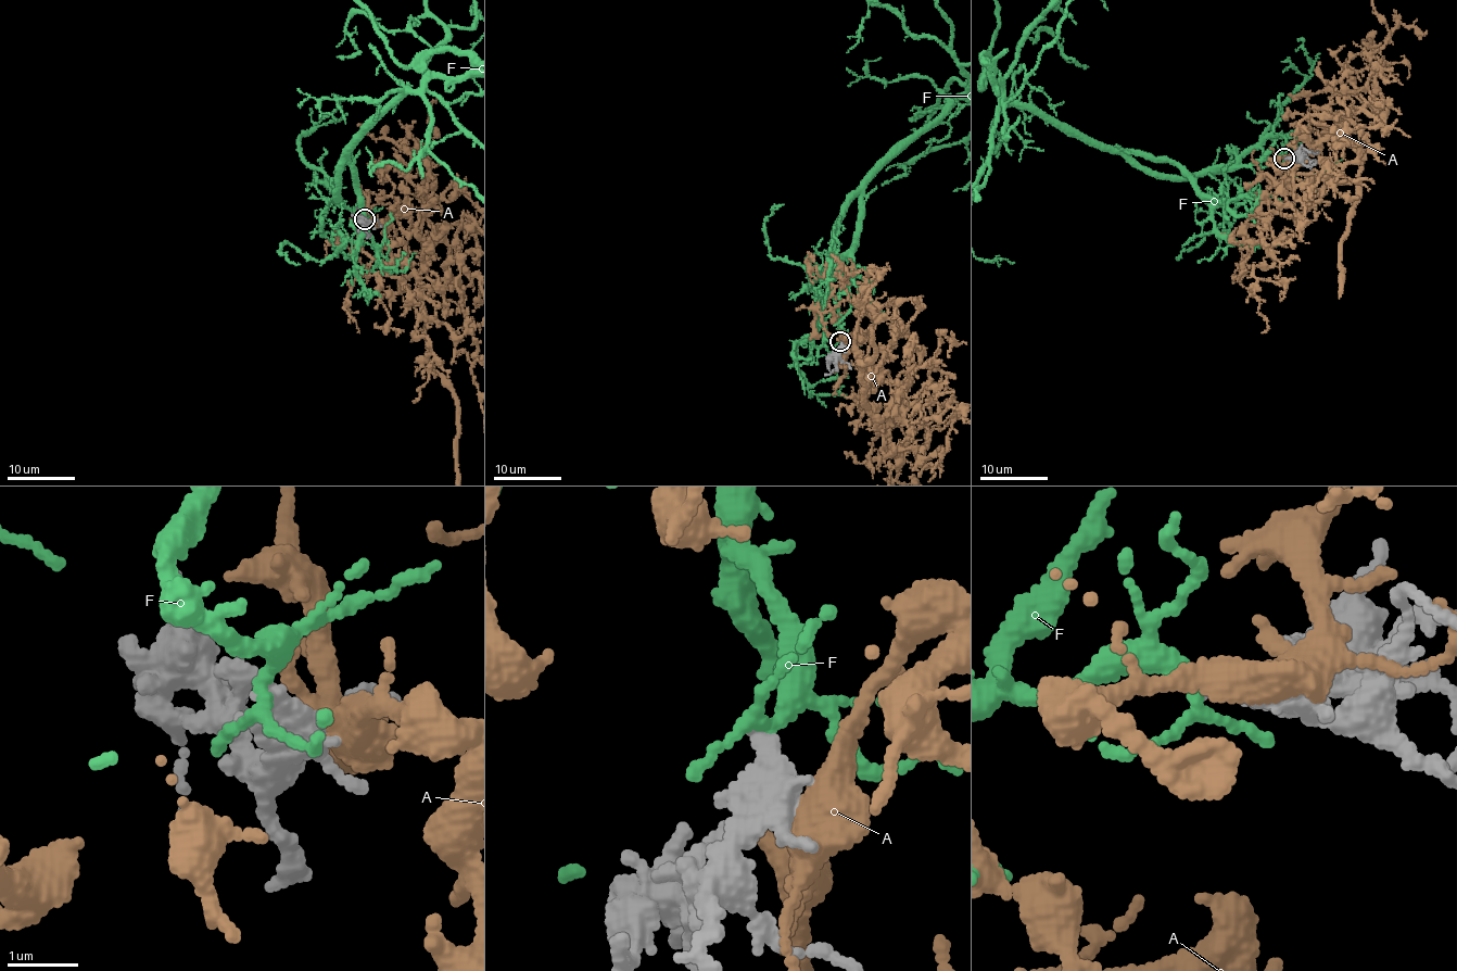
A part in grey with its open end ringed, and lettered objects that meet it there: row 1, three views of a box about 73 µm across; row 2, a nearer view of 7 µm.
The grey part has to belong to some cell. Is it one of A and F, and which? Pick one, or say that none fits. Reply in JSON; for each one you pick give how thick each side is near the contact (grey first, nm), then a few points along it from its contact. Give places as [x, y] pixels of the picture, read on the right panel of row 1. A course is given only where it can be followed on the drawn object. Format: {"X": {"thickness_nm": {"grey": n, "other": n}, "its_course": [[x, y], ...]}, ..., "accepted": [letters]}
{"accepted": []}

